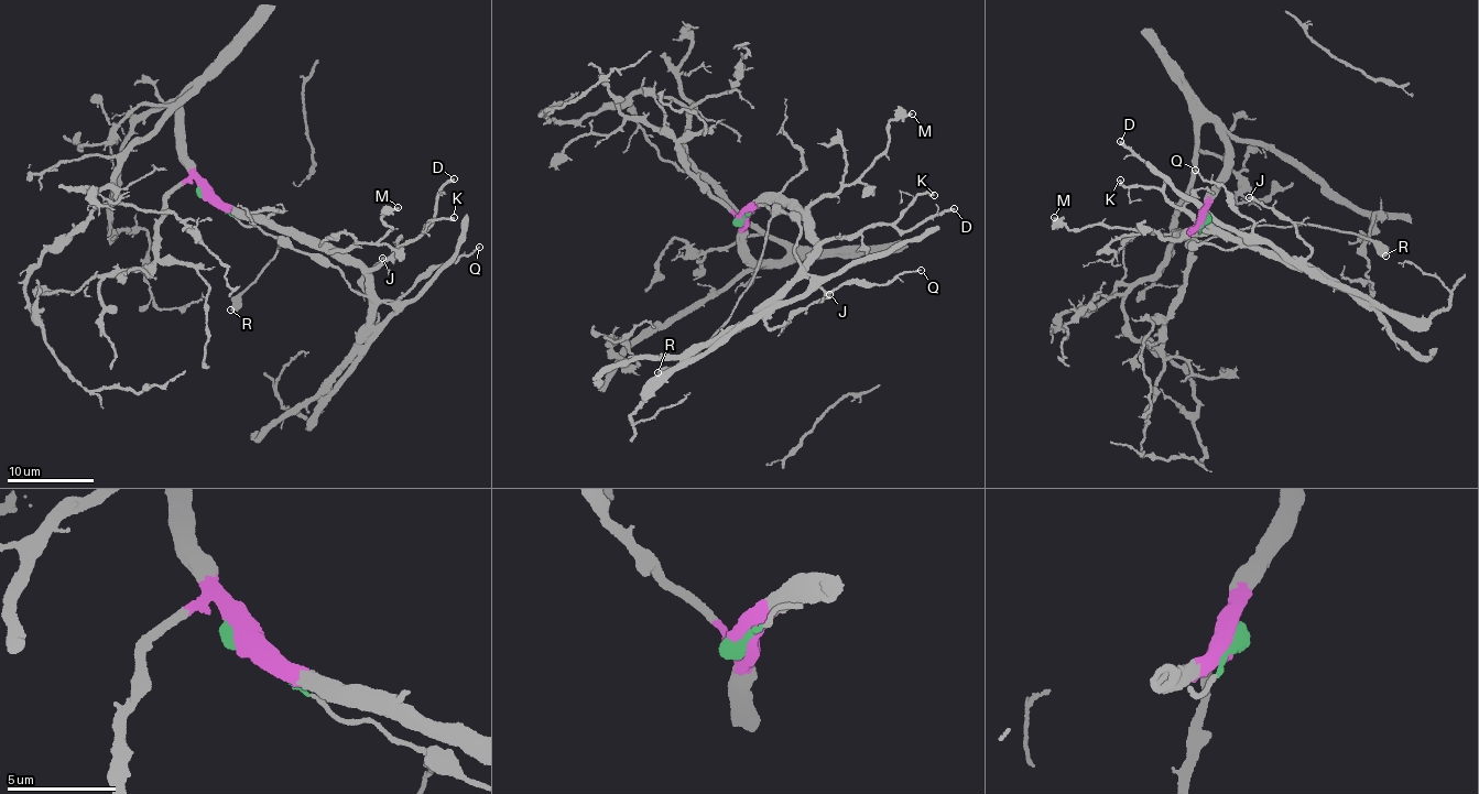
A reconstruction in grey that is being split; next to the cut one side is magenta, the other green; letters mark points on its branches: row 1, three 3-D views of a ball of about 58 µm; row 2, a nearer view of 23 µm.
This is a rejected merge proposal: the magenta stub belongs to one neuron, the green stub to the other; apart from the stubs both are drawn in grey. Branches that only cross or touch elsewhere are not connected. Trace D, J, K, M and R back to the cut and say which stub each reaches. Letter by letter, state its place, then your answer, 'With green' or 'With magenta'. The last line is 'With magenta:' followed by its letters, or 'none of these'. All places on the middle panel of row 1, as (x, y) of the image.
D: Place: (954, 208). With magenta
J: Place: (829, 294). With magenta
K: Place: (934, 195). With magenta
M: Place: (912, 113). With magenta
R: Place: (658, 372). With green
With magenta: D, J, K, M

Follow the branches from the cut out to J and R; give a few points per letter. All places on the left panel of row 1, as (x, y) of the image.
J: (206, 195), (264, 215), (368, 275), (370, 335), (378, 315), (362, 287), (382, 257)
R: (206, 195), (247, 226), (252, 225), (280, 241), (280, 247), (237, 295), (230, 310)

